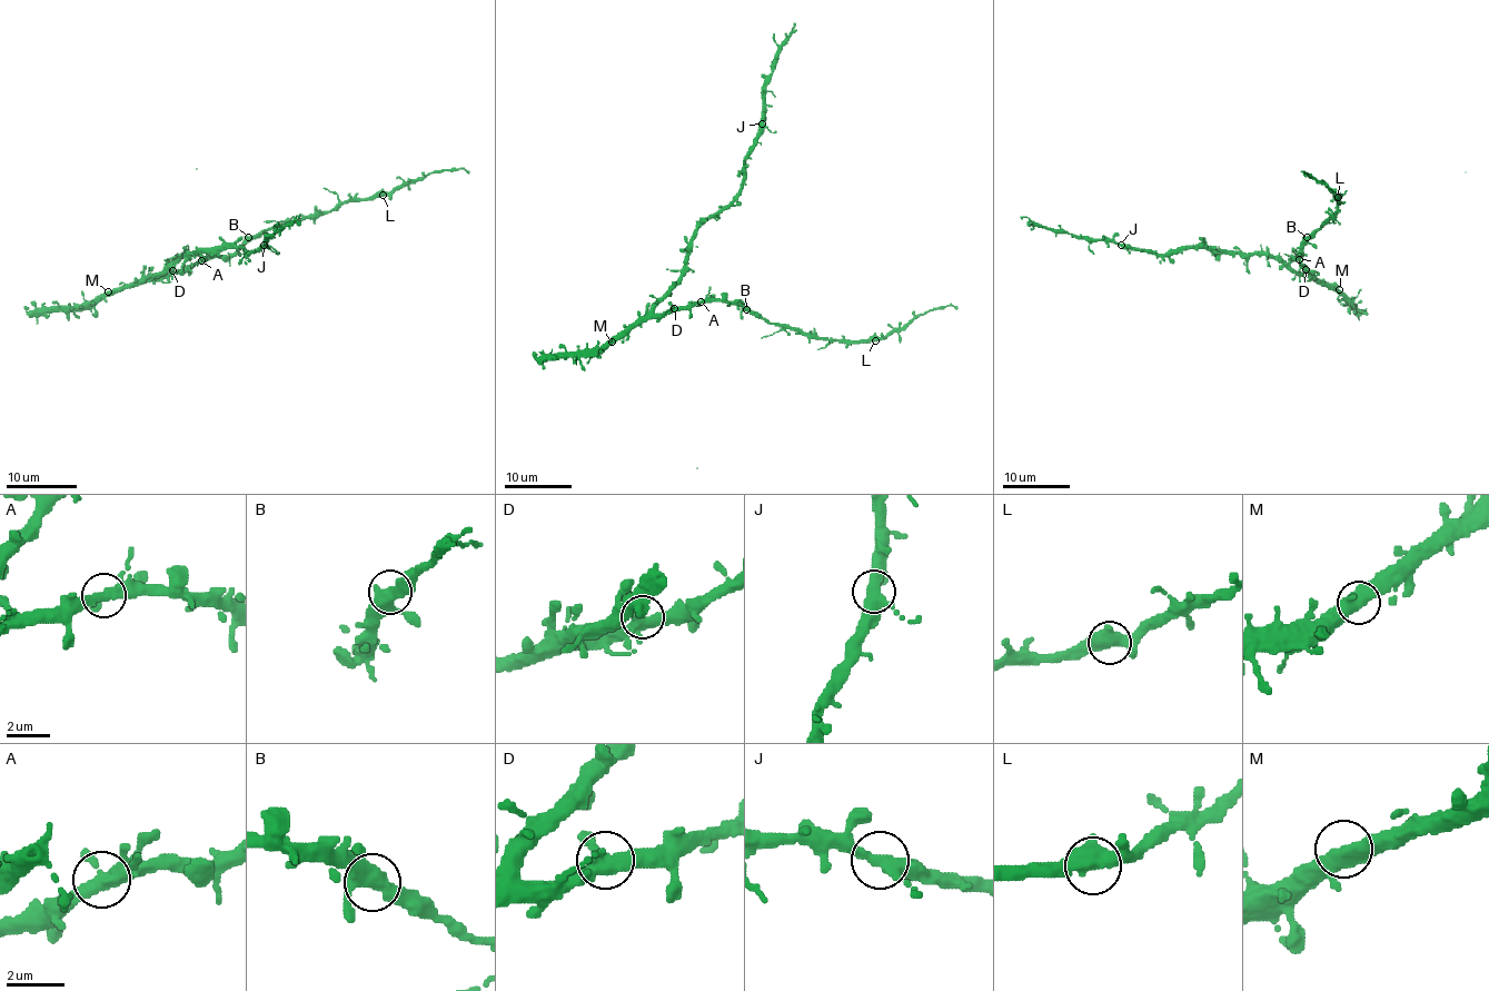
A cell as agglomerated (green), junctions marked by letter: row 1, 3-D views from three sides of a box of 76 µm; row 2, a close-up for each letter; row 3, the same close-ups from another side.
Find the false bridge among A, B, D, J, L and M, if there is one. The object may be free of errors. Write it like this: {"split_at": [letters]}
{"split_at": []}

